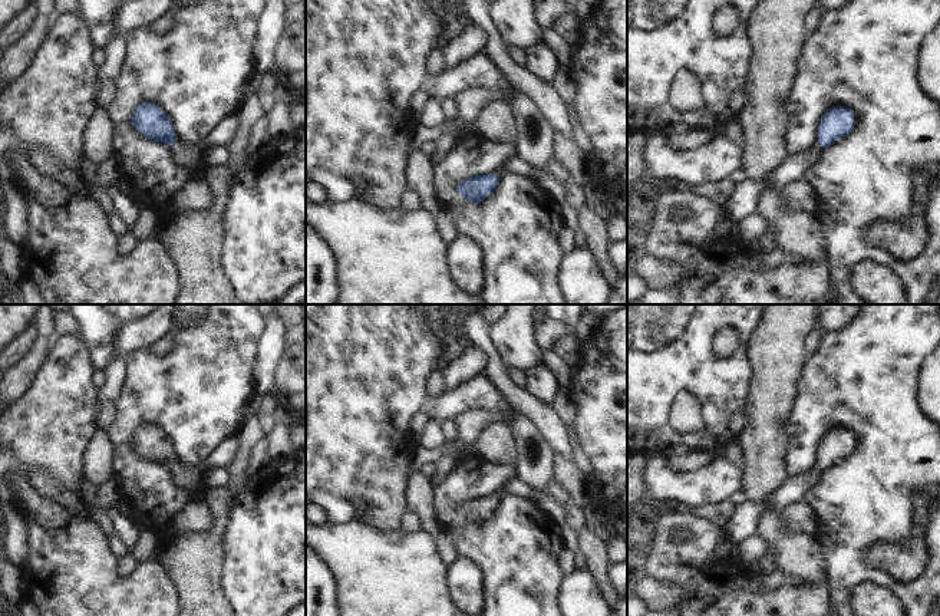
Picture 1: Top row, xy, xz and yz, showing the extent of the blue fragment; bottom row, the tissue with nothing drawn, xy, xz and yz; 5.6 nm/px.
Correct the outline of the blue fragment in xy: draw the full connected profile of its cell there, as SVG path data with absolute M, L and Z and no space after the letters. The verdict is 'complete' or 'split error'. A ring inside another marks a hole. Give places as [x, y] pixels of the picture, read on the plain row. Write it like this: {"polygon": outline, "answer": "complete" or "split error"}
{"polygon": "M149 424L138 426L132 435L132 447L144 458L166 465L172 484L195 500L201 500L207 490L201 482L202 472L211 468L227 468L237 451L237 435L222 441L205 459L192 467L177 461L168 437L158 426Z", "answer": "split error"}

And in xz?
{"polygon": "M511 478L492 495L475 497L456 507L456 511L471 524L479 526L498 507L499 498L504 495L518 495L534 501L540 508L550 513L555 523L564 523L563 508L555 504L544 488L535 488L520 478Z", "answer": "split error"}

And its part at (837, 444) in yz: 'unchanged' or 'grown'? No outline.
grown

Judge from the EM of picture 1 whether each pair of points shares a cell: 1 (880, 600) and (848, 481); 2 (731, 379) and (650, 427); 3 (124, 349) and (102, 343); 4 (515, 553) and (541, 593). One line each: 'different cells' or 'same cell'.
1: different cells
2: same cell
3: different cells
4: same cell

